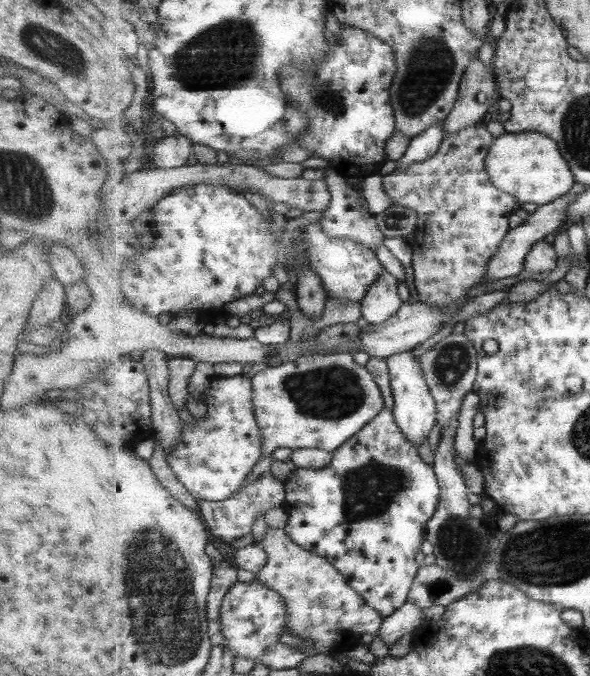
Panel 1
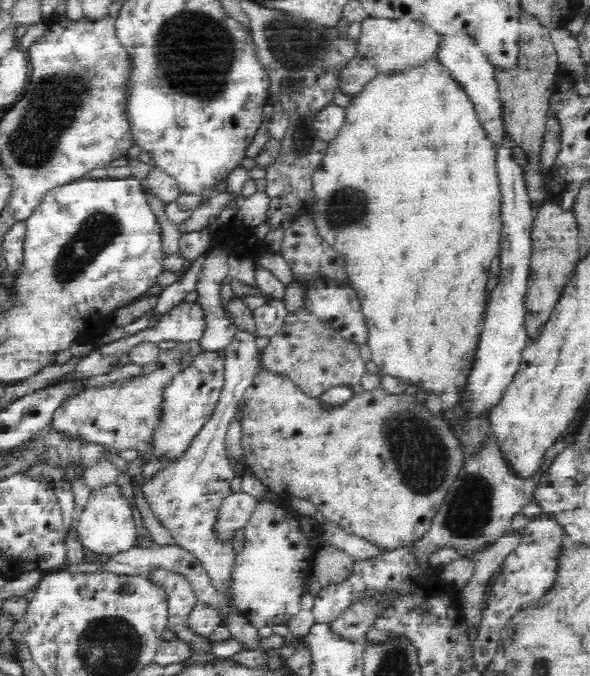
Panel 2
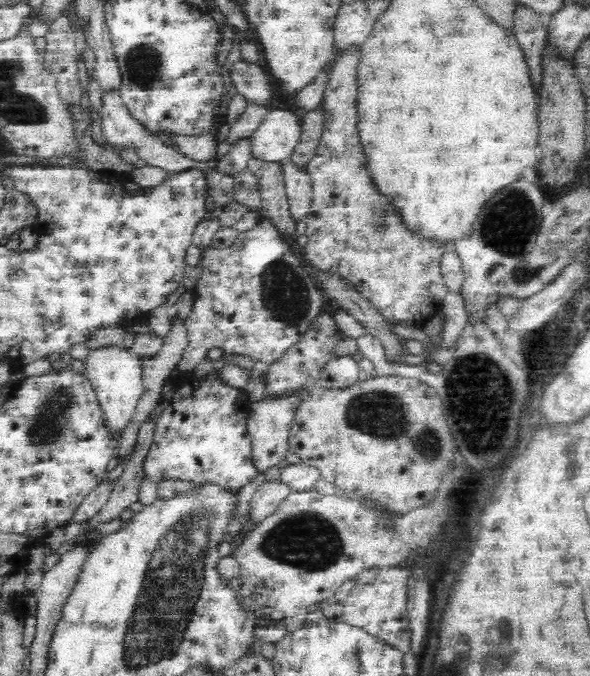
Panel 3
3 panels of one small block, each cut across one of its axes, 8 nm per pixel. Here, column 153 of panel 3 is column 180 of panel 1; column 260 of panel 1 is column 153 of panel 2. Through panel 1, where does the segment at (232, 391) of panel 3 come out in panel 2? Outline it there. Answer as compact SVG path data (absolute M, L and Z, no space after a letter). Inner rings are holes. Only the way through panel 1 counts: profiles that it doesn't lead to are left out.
M203 352L186 369L174 375L171 383L161 392L158 424L150 438L150 458L164 462L165 466L176 462L186 454L200 430L210 422L224 386L225 358L218 352Z

